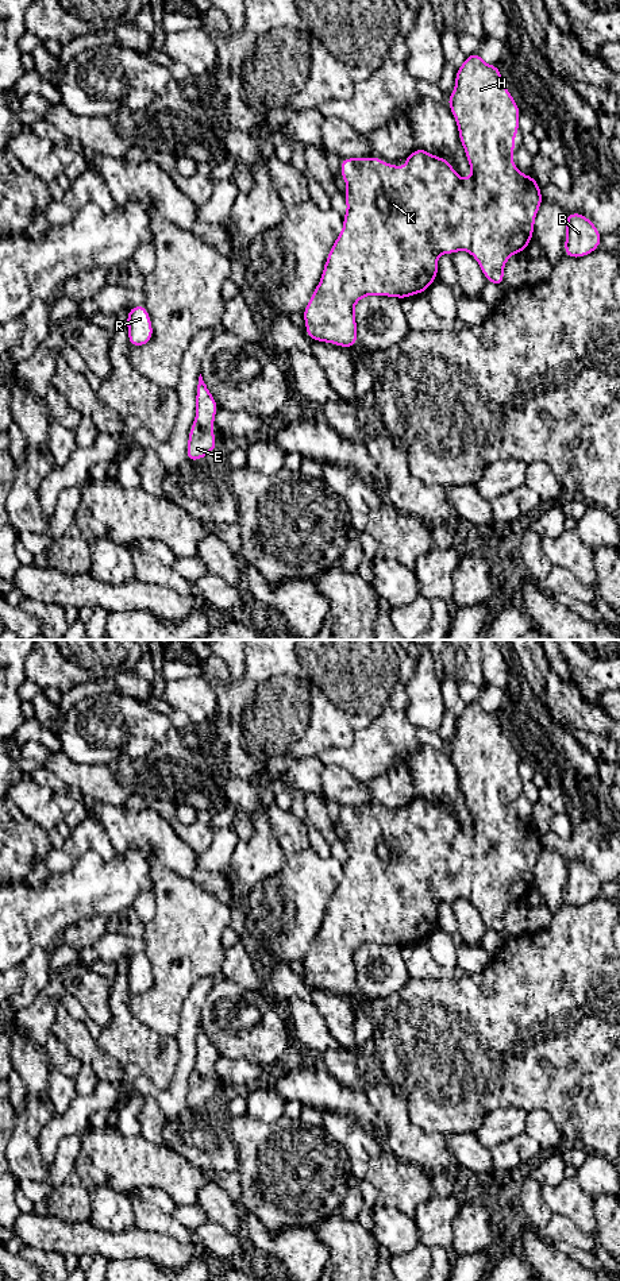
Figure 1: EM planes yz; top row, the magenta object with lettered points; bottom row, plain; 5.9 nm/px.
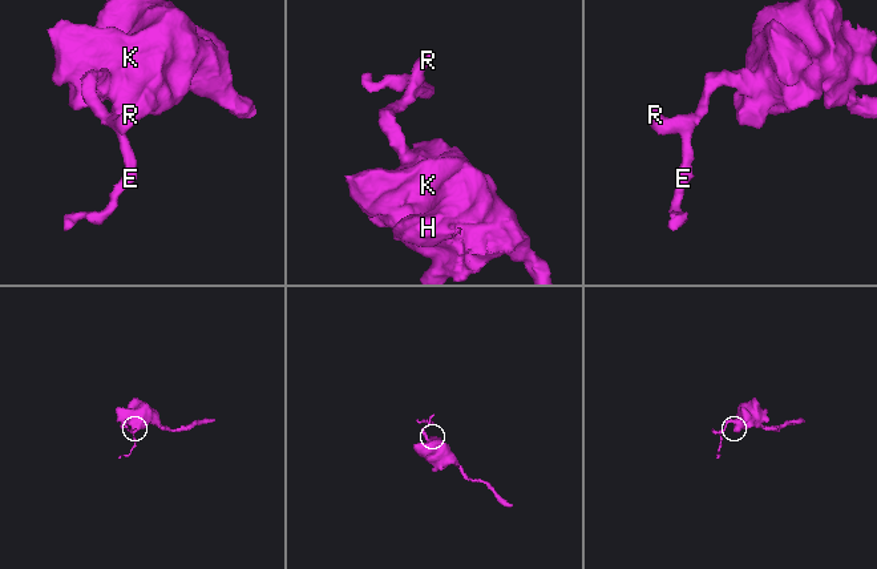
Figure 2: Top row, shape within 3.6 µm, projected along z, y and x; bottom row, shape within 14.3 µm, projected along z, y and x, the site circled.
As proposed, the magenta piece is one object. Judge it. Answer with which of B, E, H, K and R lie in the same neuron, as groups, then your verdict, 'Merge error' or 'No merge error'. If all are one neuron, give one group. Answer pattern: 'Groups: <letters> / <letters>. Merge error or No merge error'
Groups: B E H K R. No merge error

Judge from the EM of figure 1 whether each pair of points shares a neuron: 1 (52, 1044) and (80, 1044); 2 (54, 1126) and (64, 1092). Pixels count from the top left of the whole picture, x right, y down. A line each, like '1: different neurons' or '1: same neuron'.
1: different neurons
2: different neurons

